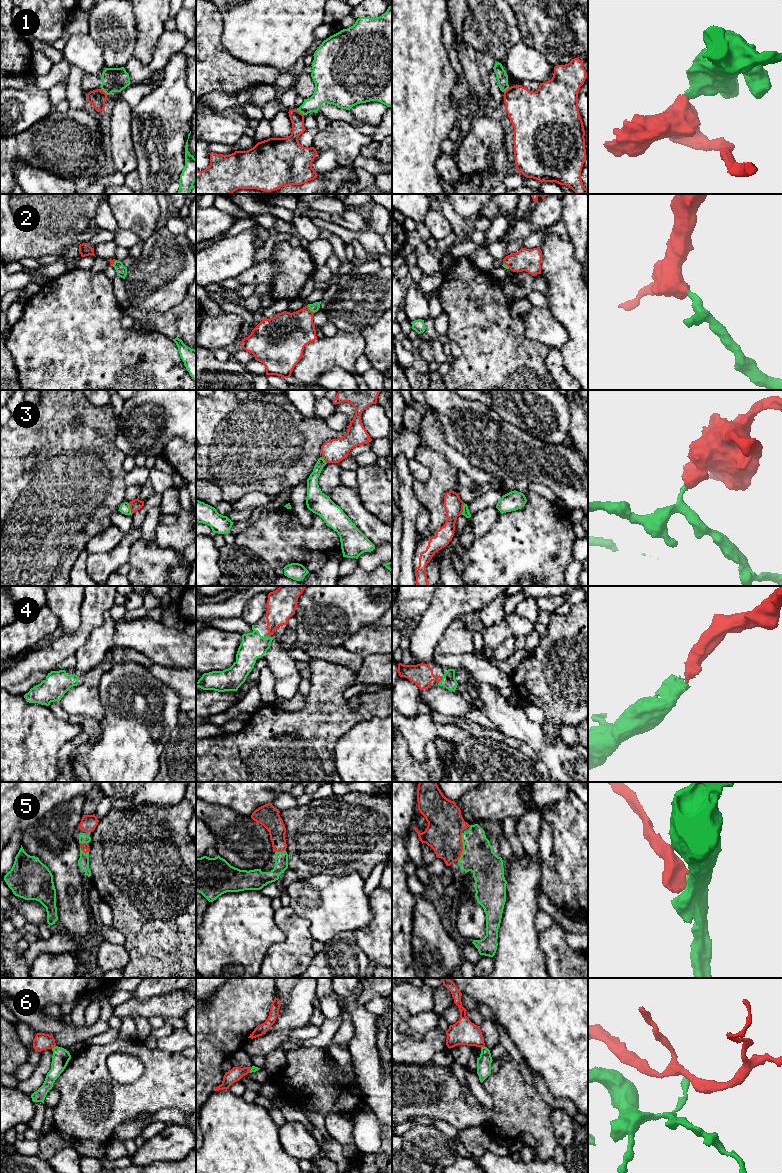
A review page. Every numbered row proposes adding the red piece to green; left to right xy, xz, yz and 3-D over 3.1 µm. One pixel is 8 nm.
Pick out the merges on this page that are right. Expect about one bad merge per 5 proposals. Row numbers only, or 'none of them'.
2, 4, 5

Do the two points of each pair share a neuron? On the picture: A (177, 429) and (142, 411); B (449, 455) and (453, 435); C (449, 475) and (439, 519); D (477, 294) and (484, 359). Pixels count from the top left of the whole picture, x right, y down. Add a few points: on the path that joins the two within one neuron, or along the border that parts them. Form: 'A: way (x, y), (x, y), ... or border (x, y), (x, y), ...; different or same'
A: way (168, 420), (162, 414), (151, 414); same
B: border (442, 424), (445, 441), (468, 462); different
C: way (438, 486), (437, 508); same
D: way (483, 310), (486, 343); same

